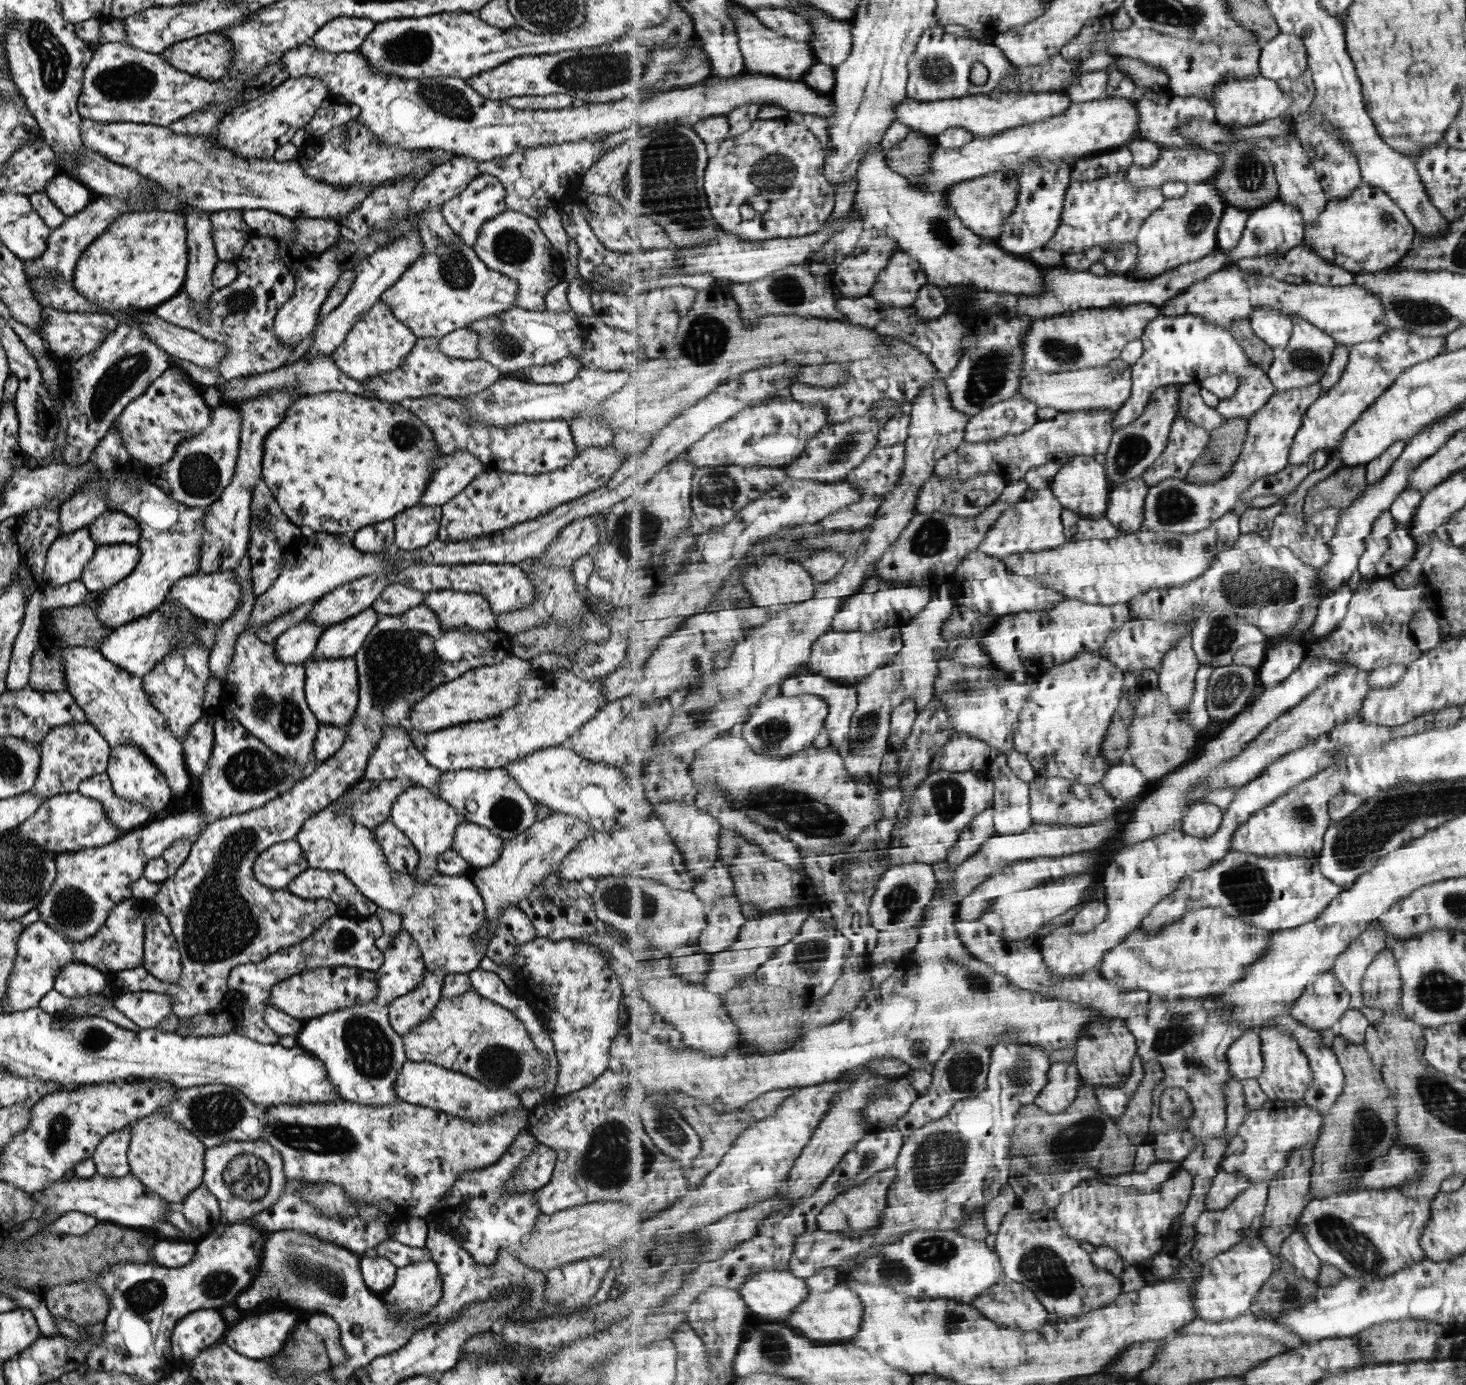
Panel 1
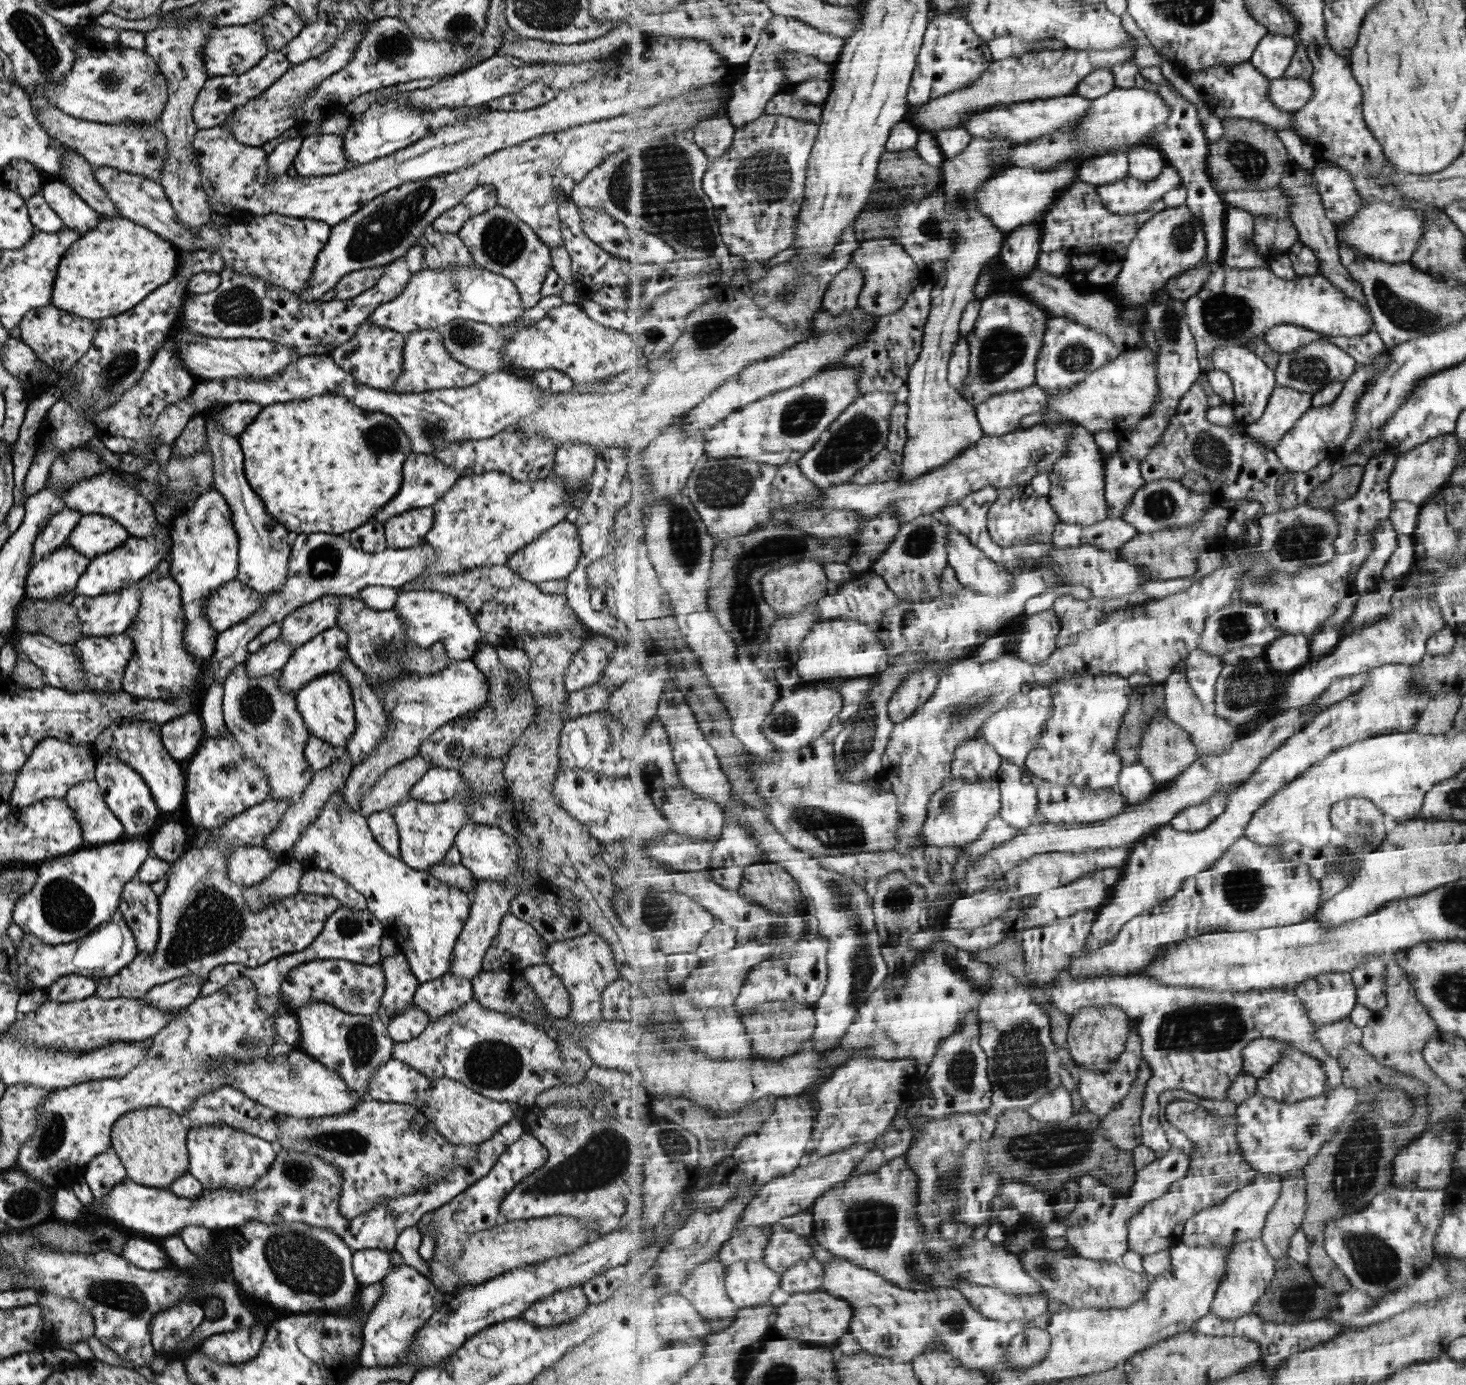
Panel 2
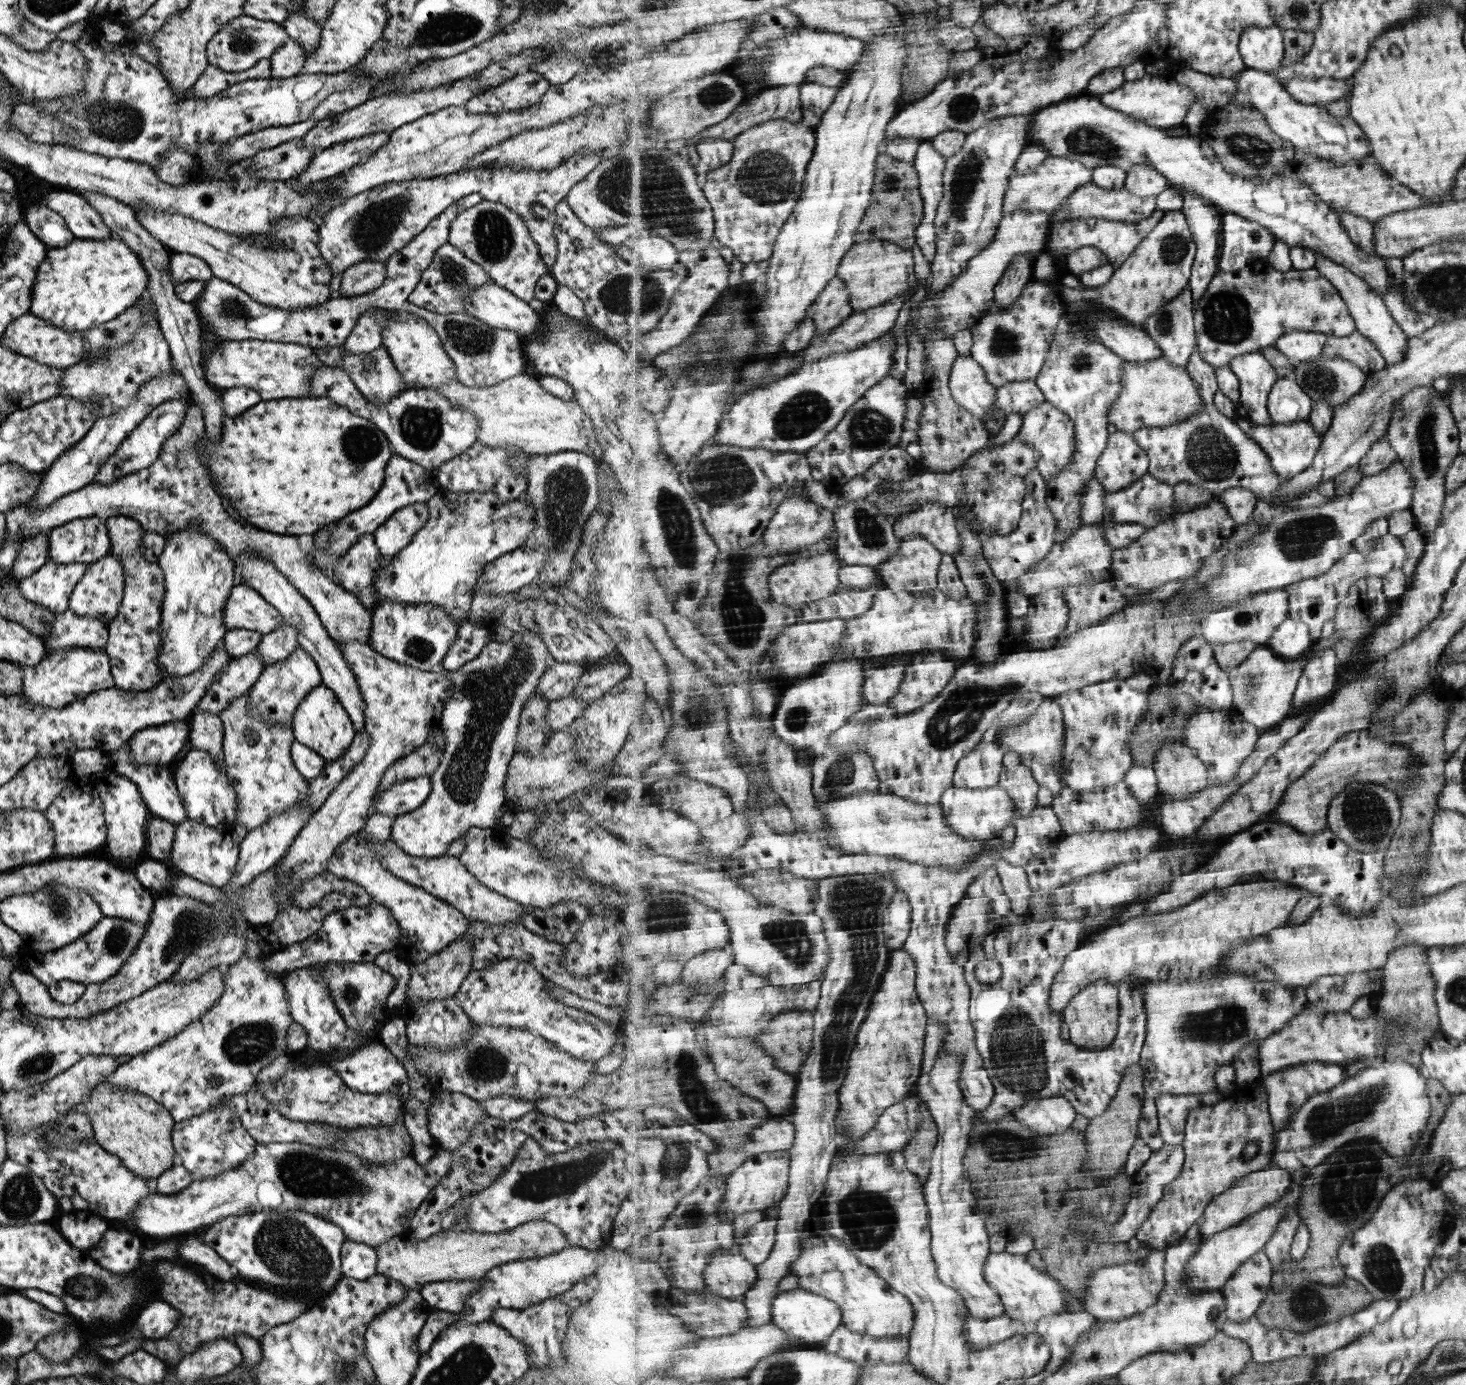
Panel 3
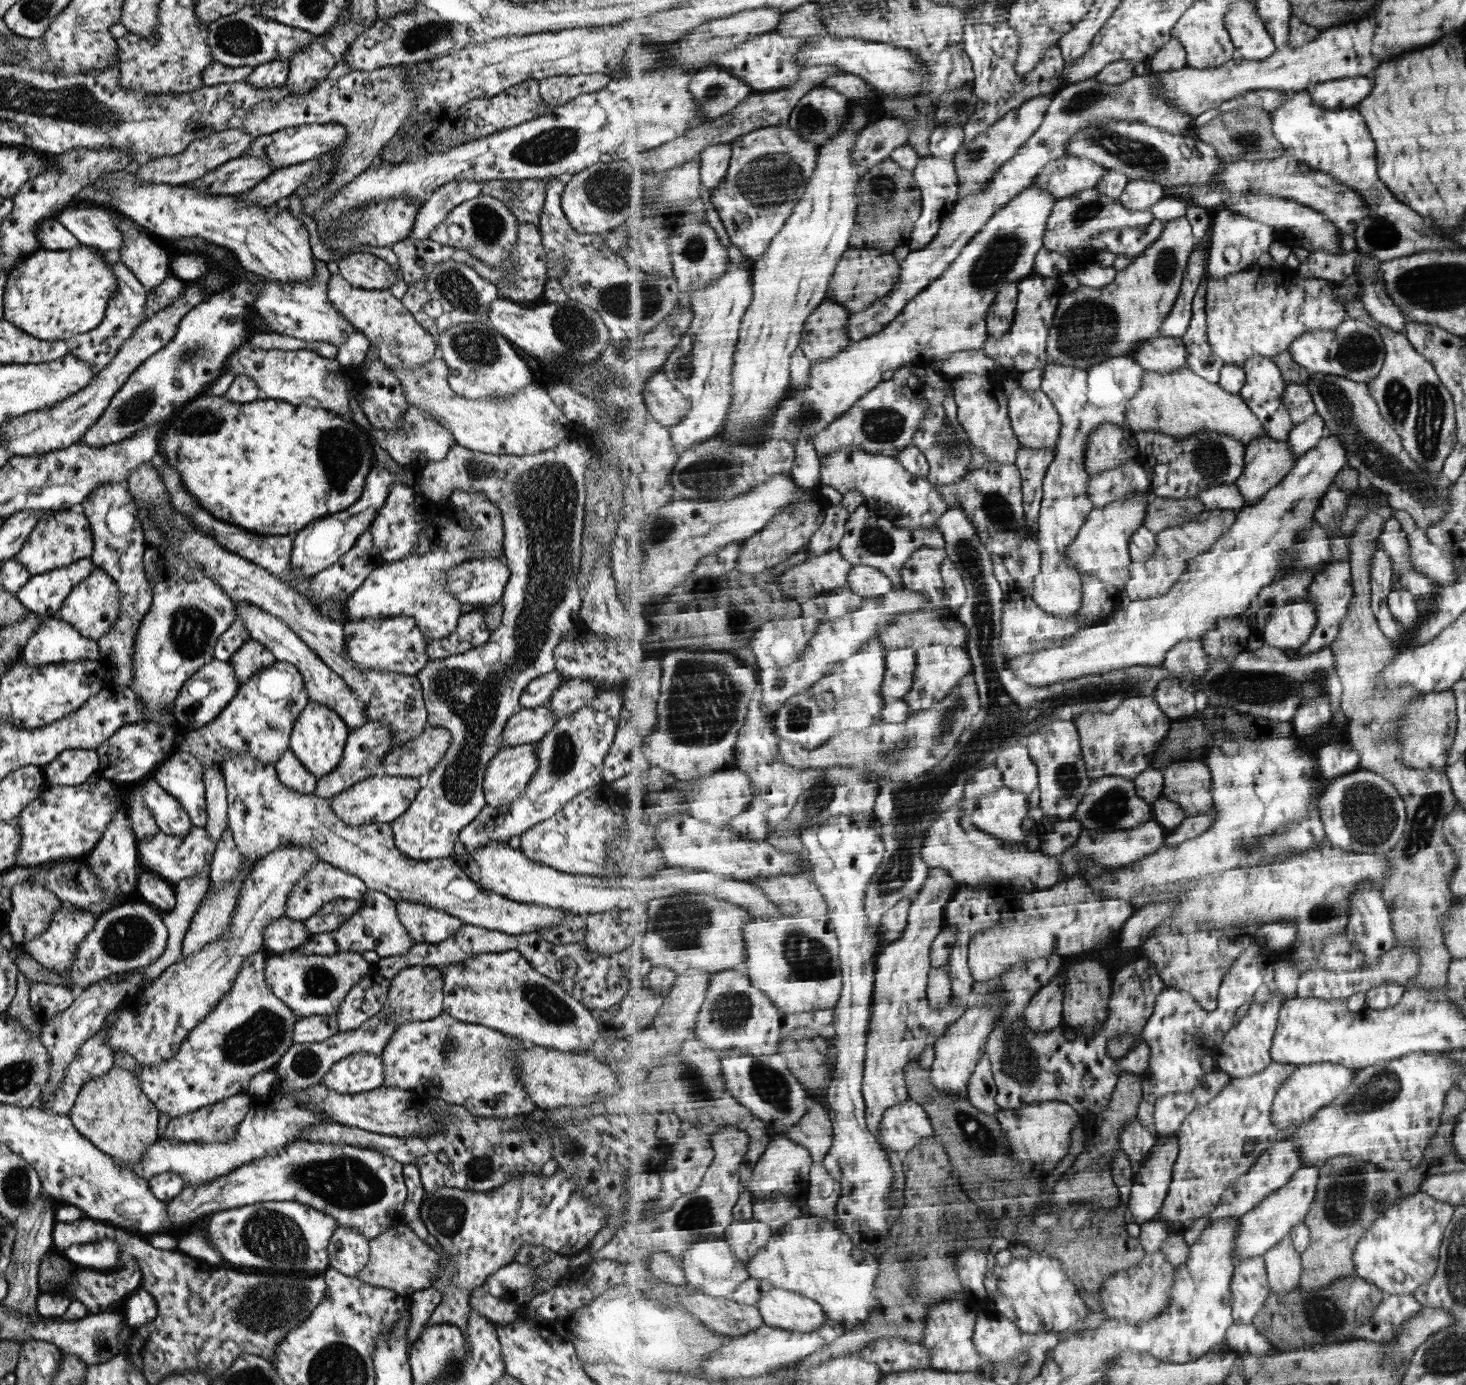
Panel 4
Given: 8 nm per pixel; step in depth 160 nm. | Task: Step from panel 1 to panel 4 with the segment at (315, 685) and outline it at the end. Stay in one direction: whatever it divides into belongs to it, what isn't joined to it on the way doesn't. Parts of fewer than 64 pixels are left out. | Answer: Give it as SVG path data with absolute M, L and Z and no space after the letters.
M308 702L297 715L288 736L288 749L296 755L298 761L305 770L314 774L315 778L321 778L329 774L340 762L342 748L347 735L346 724L330 708L318 702Z

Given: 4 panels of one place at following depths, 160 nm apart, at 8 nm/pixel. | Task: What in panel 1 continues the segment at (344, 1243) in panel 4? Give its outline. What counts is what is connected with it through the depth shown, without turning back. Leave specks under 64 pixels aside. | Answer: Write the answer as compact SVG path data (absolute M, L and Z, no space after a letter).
M360 1254L358 1267L364 1285L377 1294L391 1286L396 1271L396 1266L377 1254L373 1256Z

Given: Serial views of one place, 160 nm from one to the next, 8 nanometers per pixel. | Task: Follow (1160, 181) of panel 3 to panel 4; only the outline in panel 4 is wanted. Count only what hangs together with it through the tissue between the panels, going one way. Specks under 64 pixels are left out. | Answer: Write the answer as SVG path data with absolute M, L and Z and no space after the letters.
M1131 179L1119 199L1129 210L1147 210L1165 197L1163 185L1149 179Z

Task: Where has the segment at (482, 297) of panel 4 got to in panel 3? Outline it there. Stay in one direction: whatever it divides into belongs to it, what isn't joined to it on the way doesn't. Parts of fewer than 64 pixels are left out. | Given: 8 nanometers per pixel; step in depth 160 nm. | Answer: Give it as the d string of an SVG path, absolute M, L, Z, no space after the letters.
M445 242L435 250L431 262L422 270L418 283L408 294L406 301L435 314L465 313L464 298L476 286L490 280L489 275L471 259L465 258L460 250Z

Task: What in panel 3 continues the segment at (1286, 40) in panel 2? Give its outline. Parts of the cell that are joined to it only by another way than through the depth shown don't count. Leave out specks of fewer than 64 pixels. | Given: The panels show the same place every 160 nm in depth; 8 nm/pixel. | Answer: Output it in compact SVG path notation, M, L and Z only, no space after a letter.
M1259 26L1250 28L1239 42L1239 50L1247 67L1276 76L1274 70L1281 66L1283 57L1286 56L1284 31Z

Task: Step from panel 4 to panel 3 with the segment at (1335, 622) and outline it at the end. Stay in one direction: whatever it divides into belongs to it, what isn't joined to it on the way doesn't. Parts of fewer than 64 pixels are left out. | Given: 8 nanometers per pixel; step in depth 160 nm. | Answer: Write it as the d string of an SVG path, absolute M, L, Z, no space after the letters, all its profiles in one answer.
M1390 532L1385 536L1380 536L1376 538L1375 550L1371 550L1368 554L1352 550L1339 562L1336 562L1329 572L1317 578L1308 578L1287 586L1290 594L1289 616L1300 618L1303 622L1306 622L1310 626L1312 637L1317 642L1321 638L1323 626L1329 620L1334 620L1338 613L1338 606L1348 597L1350 588L1359 579L1369 579L1371 575L1383 577L1392 570L1403 569L1407 559L1407 549L1401 544L1401 540L1397 536Z

